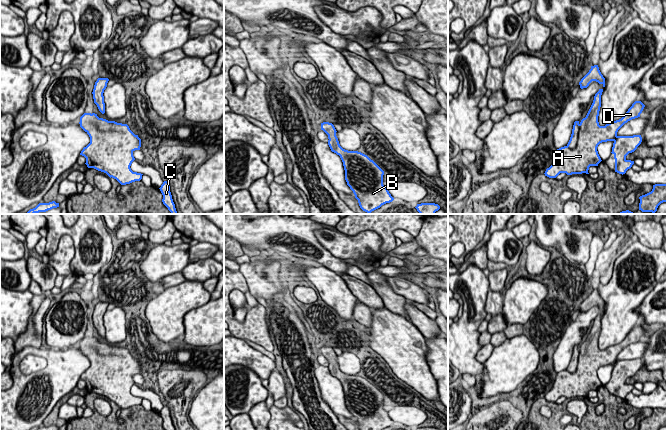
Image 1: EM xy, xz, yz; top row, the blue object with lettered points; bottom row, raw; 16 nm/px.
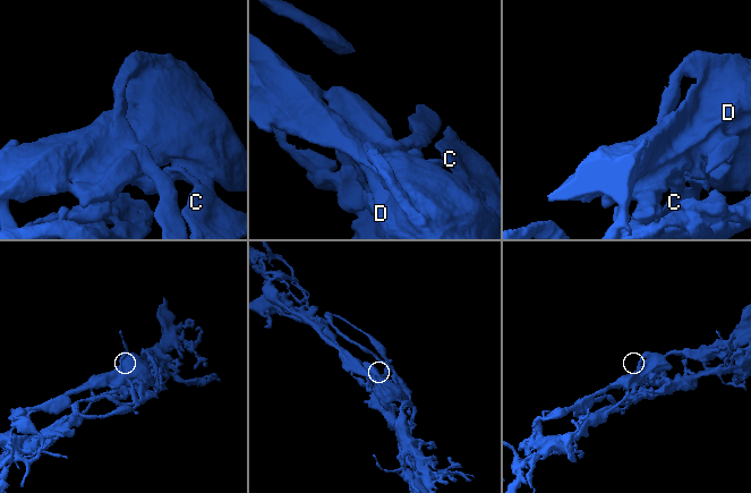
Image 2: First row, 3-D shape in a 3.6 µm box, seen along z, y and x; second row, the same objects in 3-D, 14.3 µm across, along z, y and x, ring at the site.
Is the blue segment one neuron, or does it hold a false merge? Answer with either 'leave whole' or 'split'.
leave whole

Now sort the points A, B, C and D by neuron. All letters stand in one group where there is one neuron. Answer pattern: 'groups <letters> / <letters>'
groups A B C D

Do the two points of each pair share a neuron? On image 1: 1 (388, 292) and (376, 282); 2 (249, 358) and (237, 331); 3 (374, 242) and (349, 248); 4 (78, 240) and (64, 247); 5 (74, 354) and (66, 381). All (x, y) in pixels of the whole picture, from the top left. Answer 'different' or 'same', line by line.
1: same
2: different
3: same
4: different
5: same

